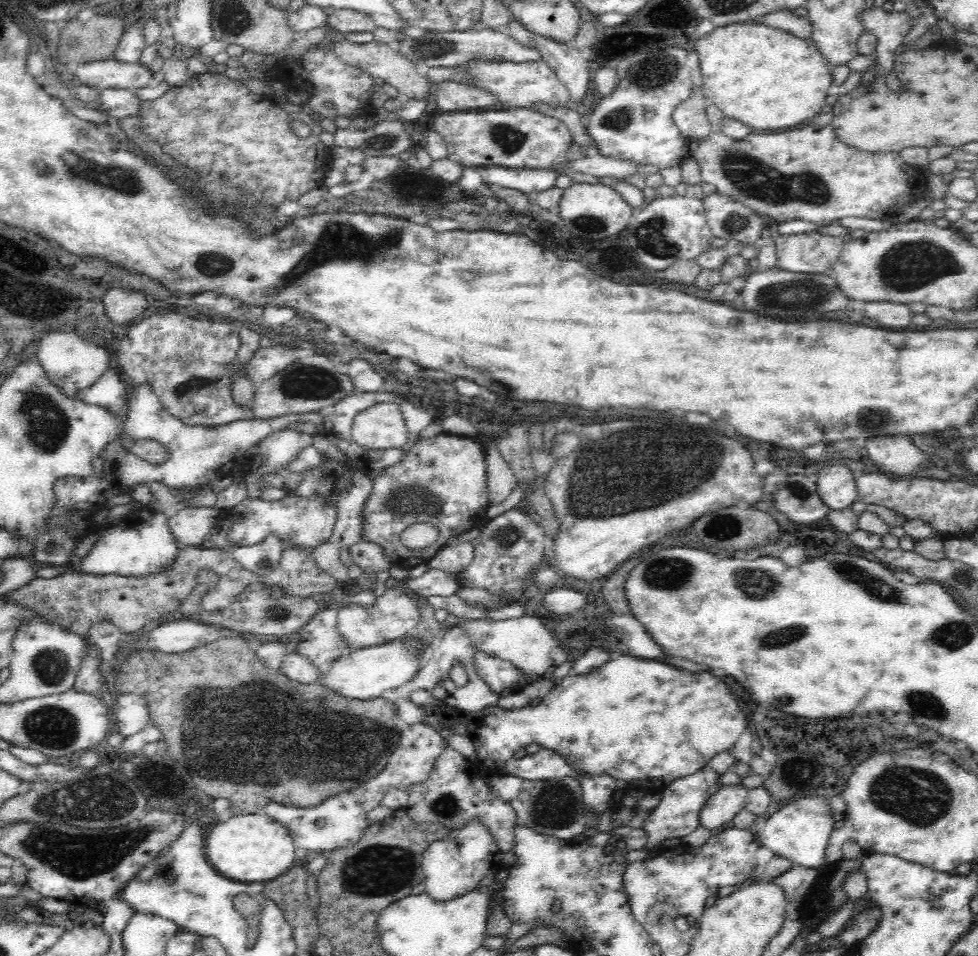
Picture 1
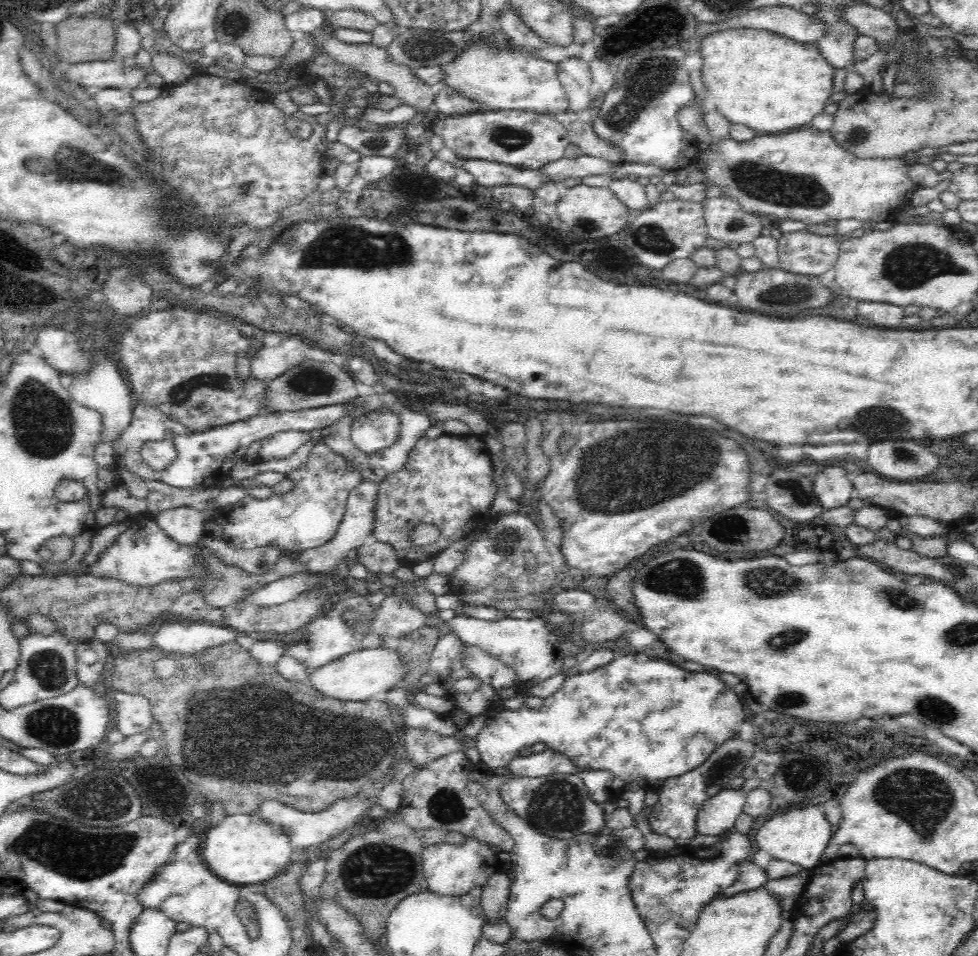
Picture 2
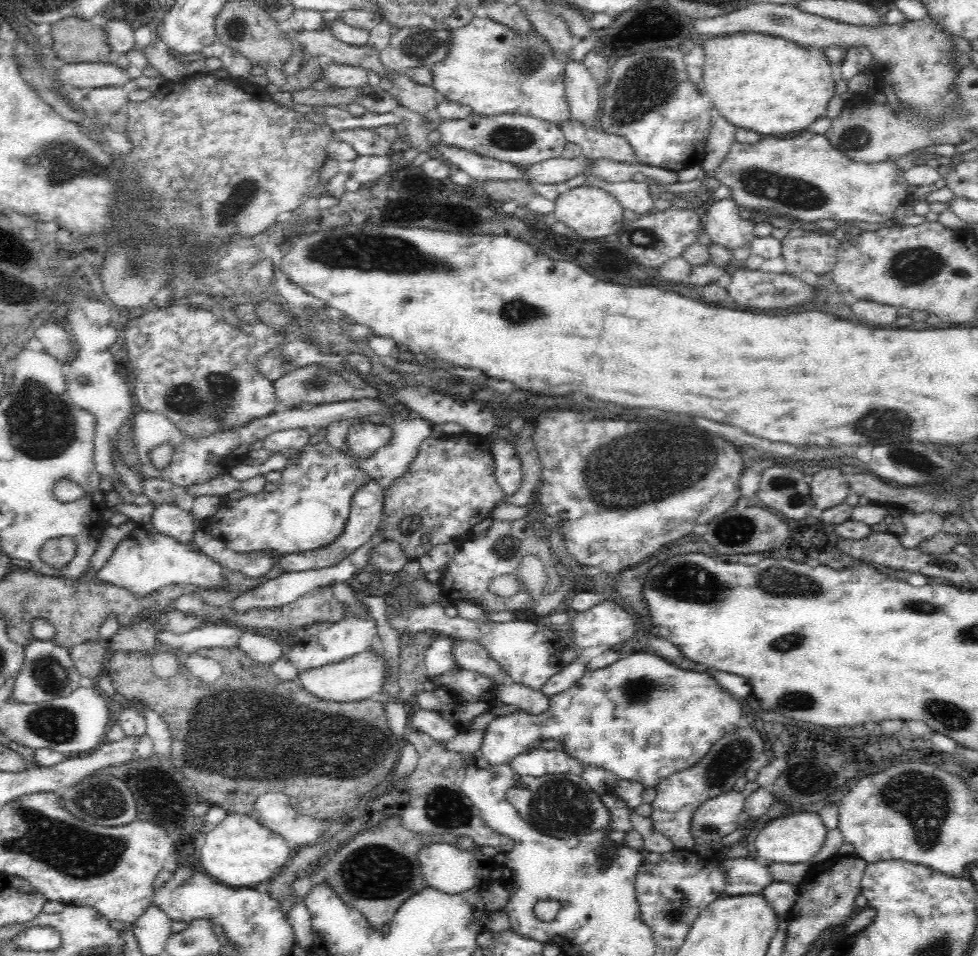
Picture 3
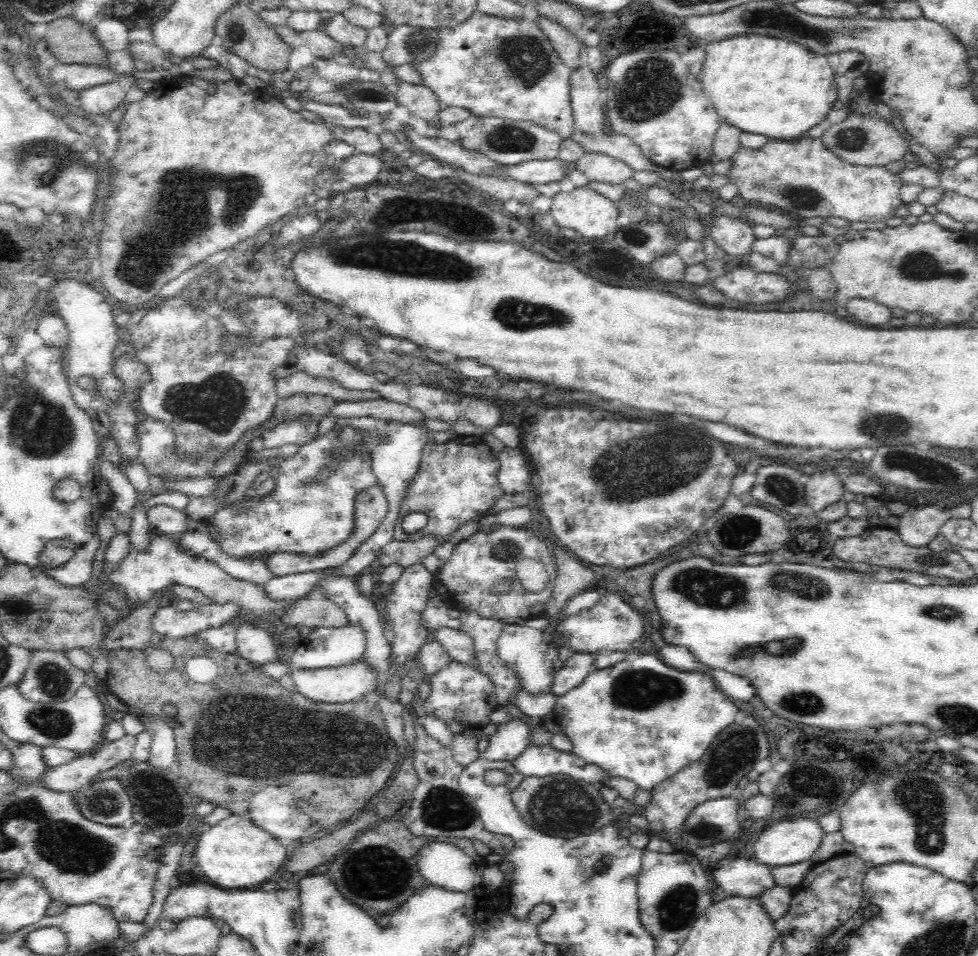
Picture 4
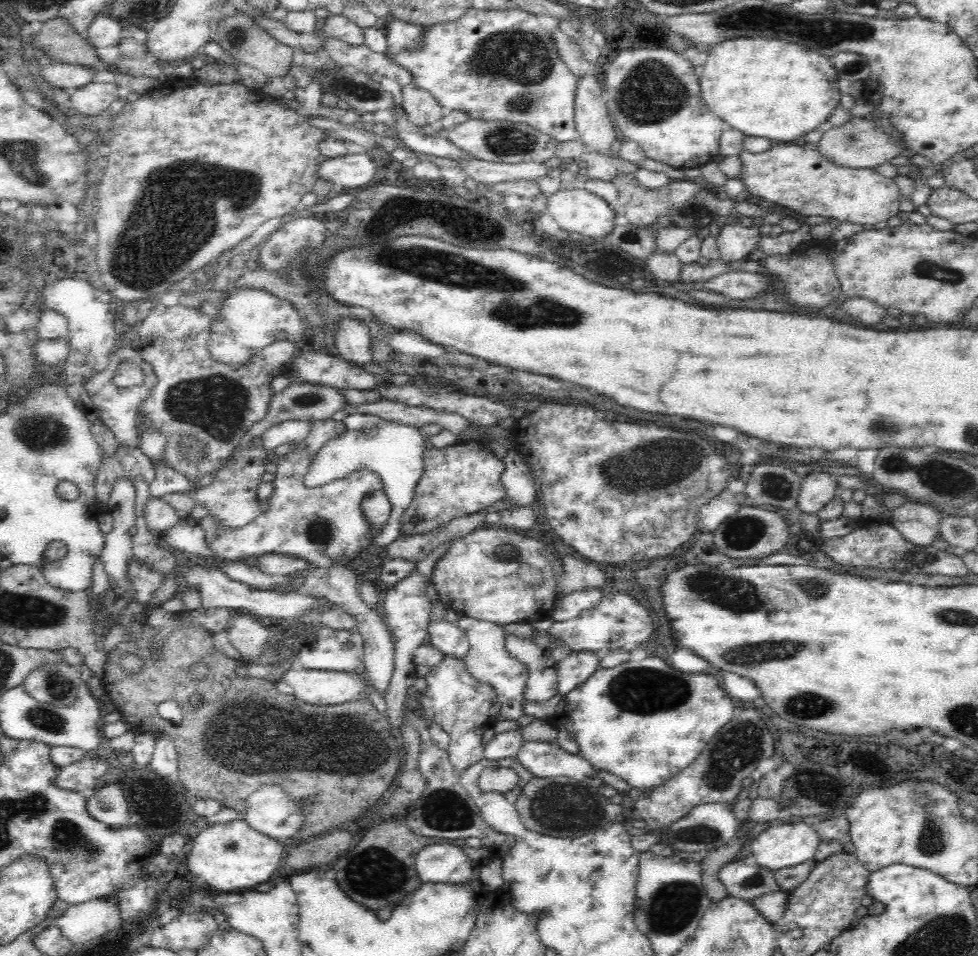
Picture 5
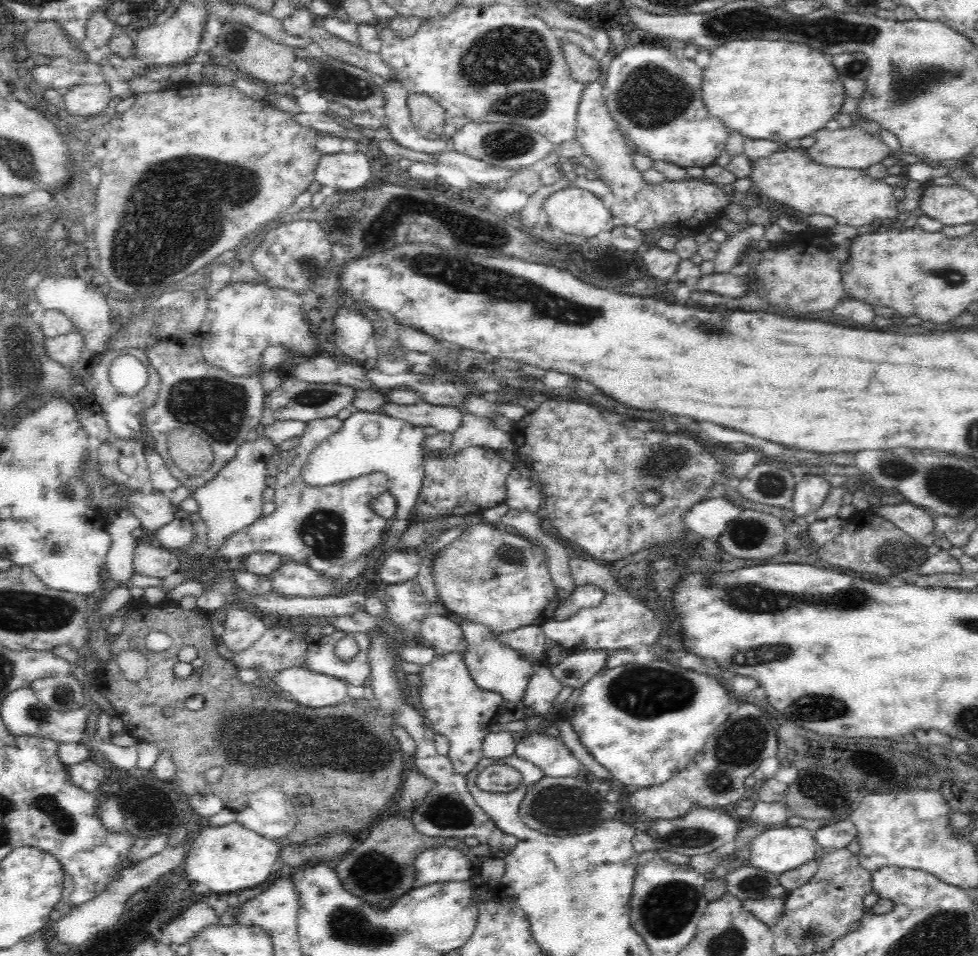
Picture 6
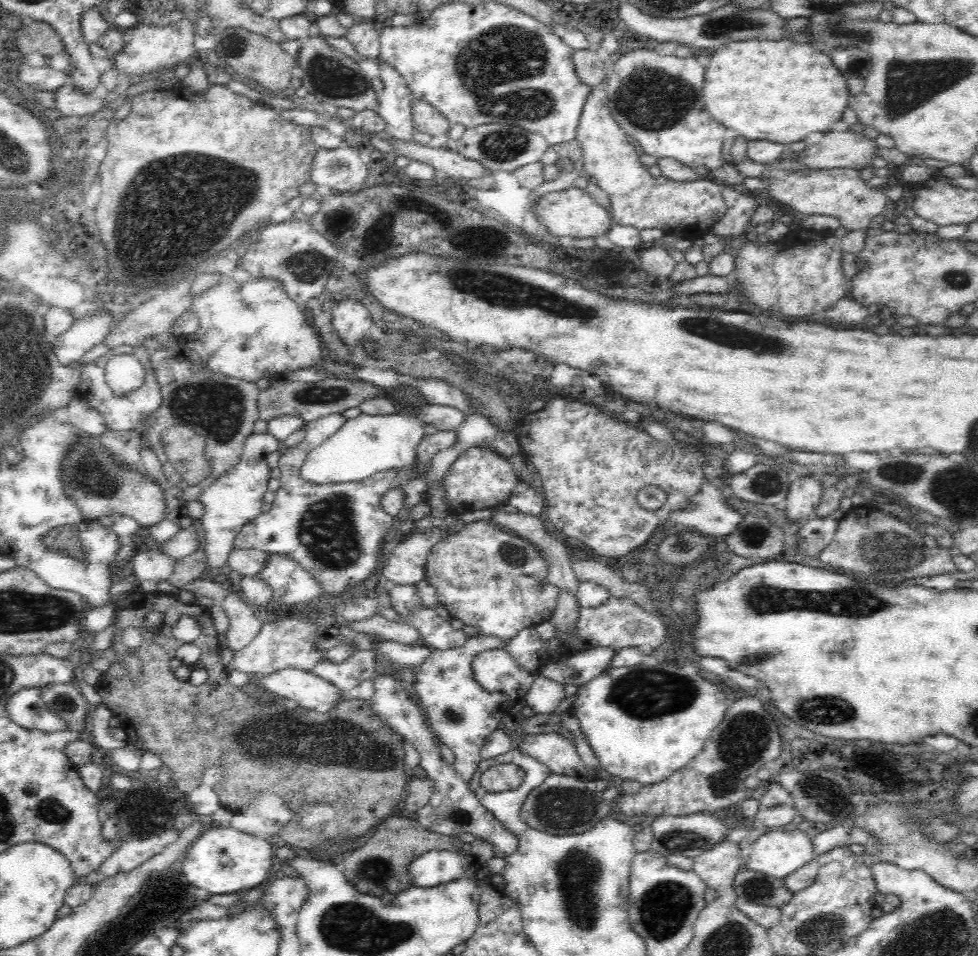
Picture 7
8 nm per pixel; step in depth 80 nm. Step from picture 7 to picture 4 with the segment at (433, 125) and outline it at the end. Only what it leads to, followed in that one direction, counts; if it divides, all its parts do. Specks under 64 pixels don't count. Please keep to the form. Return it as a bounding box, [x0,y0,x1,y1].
[397,83,441,124]

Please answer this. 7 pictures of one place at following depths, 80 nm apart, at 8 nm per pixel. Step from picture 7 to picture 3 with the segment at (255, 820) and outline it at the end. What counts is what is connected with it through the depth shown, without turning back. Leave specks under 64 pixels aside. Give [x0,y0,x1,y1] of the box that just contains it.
[252,792,326,849]

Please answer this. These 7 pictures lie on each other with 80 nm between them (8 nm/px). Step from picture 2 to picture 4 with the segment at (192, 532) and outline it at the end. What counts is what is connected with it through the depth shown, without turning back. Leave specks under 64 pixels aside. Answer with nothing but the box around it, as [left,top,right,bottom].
[147,504,187,537]

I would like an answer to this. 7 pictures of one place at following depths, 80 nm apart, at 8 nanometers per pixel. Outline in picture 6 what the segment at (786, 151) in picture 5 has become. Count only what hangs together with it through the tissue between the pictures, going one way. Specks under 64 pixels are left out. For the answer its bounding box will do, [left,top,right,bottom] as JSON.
[750,148,899,228]

